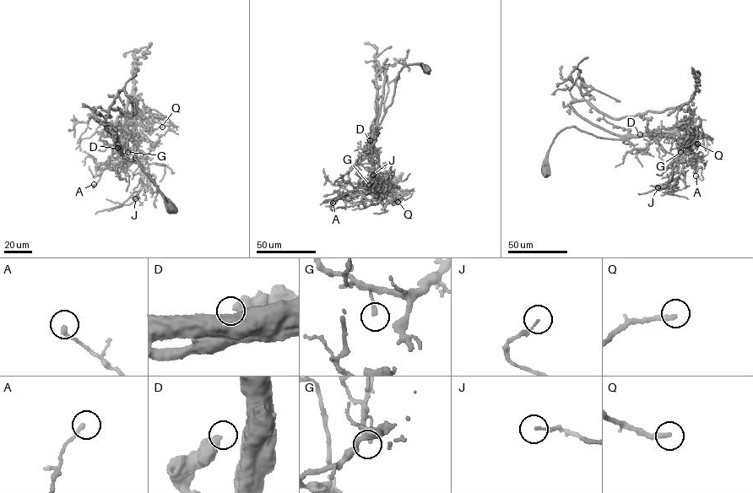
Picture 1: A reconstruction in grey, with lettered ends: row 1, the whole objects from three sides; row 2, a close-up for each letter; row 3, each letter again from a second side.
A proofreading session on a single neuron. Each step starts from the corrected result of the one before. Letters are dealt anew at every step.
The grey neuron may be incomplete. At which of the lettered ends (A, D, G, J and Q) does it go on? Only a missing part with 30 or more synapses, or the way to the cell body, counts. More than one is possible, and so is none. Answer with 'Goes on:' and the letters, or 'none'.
Goes on: none

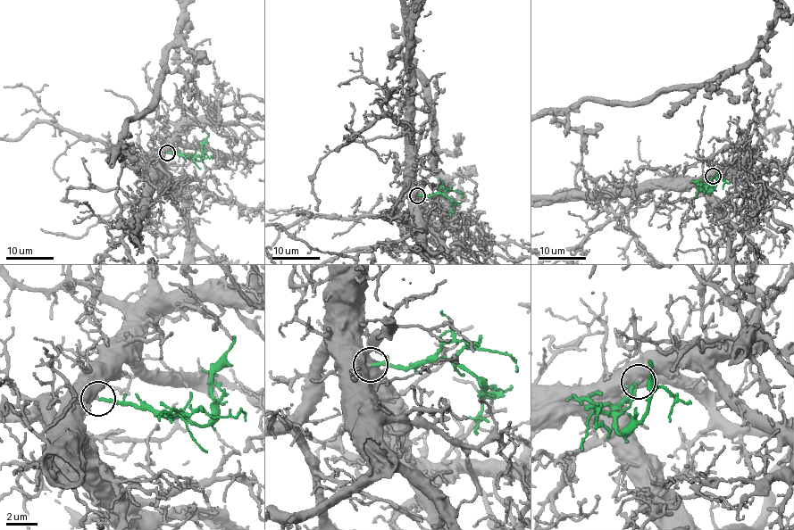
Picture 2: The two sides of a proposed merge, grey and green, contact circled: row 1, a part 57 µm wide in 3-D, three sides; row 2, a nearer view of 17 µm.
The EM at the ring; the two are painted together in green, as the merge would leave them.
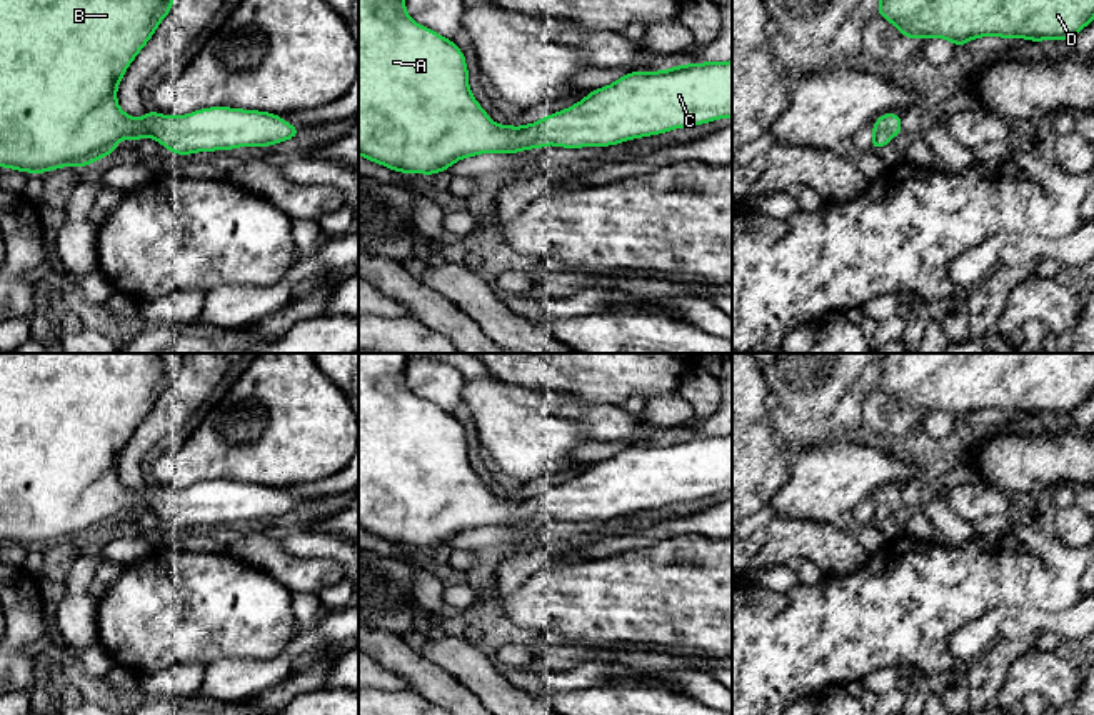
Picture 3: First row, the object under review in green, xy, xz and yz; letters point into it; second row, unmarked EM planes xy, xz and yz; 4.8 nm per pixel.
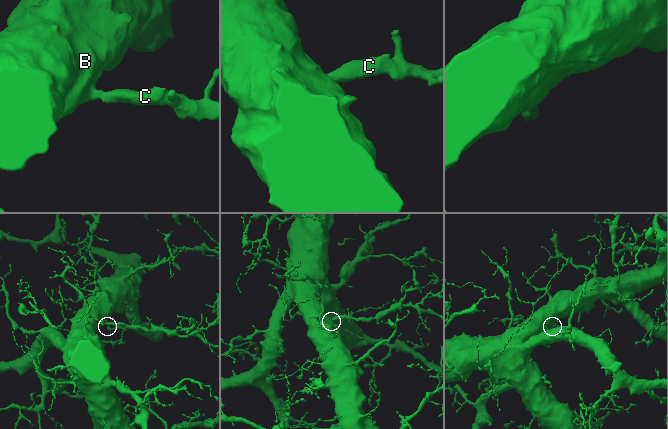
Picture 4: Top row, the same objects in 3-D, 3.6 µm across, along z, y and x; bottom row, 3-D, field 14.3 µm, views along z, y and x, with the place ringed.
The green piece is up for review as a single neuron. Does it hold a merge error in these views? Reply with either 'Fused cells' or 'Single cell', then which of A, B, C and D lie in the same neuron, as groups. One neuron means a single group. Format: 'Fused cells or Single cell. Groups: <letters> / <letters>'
Single cell. Groups: A B C D

